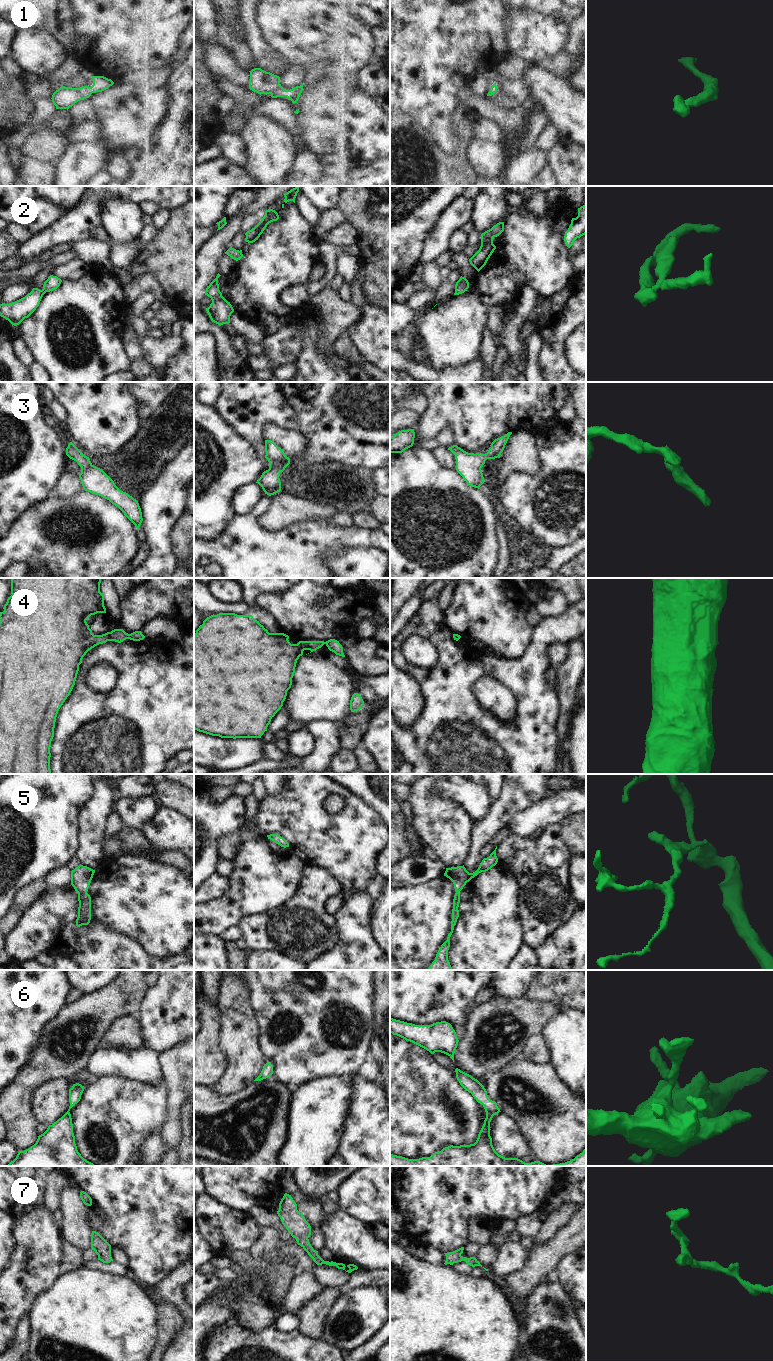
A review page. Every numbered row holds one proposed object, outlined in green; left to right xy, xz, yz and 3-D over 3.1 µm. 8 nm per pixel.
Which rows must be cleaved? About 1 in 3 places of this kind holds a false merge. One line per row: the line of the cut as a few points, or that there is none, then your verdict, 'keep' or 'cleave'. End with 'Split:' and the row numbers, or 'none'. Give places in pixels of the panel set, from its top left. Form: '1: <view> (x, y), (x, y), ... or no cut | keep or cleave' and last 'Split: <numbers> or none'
1: no cut | keep
2: no cut | keep
3: no cut | keep
4: xy (129, 634), (127, 638) | cleave
5: no cut | keep
6: no cut | keep
7: no cut | keep
Split: 4

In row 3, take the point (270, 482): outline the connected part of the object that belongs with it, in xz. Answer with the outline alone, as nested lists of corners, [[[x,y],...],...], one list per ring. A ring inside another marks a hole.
[[[265,440],[265,458],[269,462],[269,469],[264,471],[257,480],[265,494],[274,495],[281,491],[280,473],[290,464],[290,459],[273,441]]]

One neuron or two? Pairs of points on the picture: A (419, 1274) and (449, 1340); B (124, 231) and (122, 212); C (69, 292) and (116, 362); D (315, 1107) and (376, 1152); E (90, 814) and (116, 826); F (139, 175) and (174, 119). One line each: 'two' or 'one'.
A: one
B: one
C: one
D: two
E: two
F: one

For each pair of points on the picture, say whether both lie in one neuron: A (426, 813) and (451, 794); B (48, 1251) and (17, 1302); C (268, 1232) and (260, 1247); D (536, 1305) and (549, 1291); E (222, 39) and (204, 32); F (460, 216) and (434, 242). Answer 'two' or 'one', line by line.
A: two
B: one
C: one
D: one
E: two
F: one

